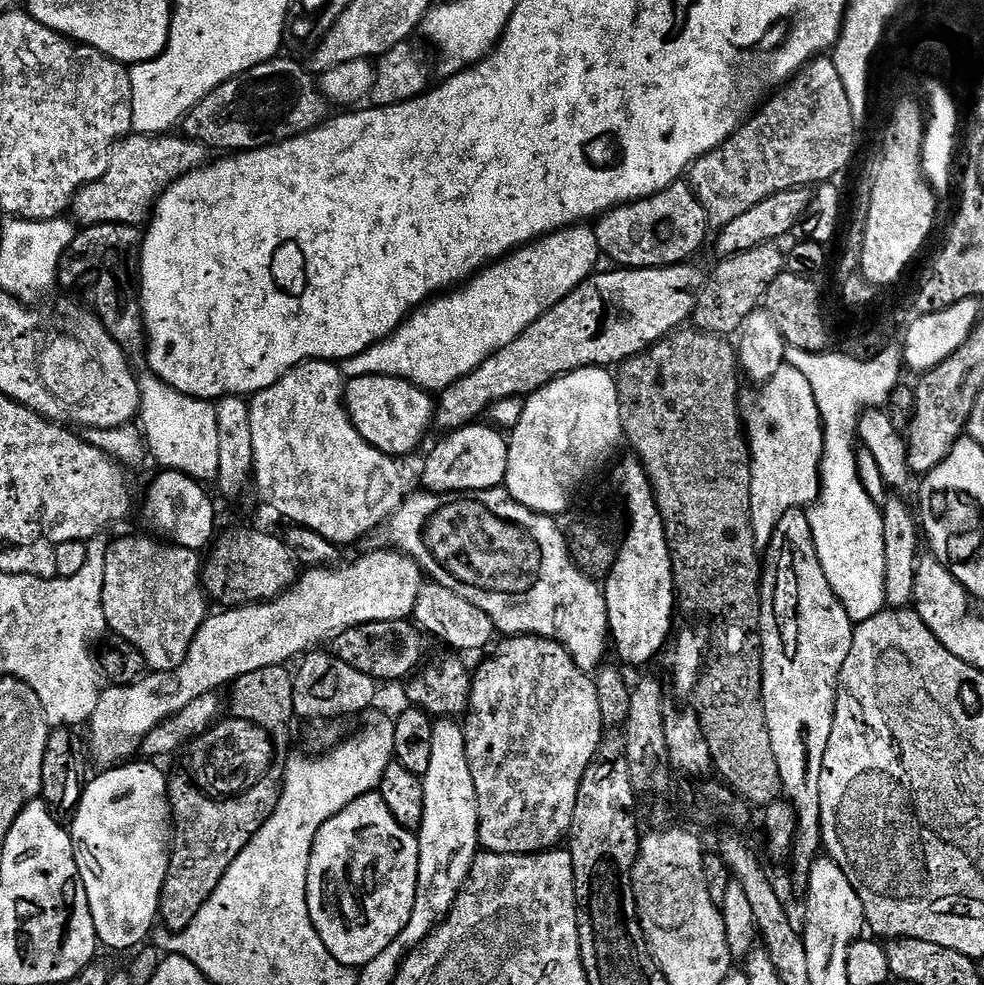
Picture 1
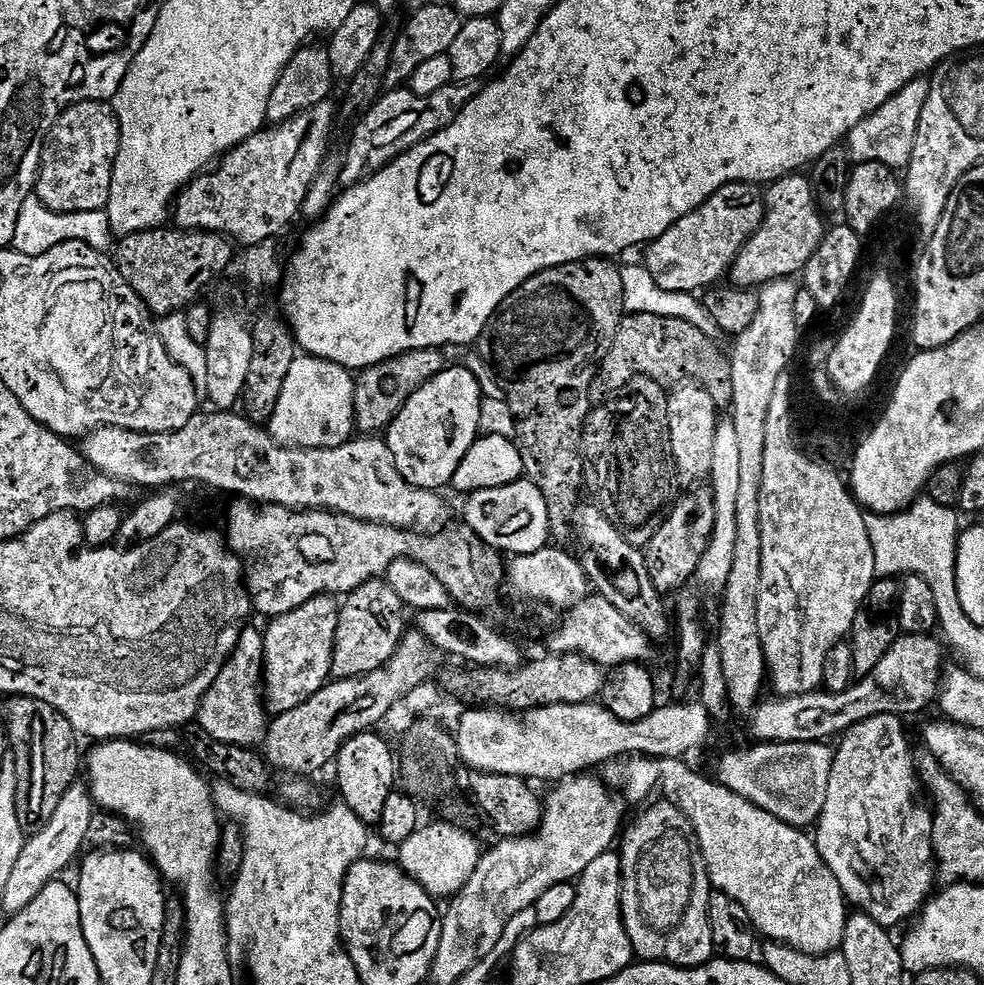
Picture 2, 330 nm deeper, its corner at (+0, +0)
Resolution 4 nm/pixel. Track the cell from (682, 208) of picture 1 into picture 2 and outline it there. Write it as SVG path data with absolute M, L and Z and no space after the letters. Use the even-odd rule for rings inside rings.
M727 184L718 189L701 208L686 214L666 234L651 241L647 245L648 261L647 270L653 275L655 282L664 291L699 293L699 288L708 290L717 282L725 279L726 273L731 269L736 256L744 248L745 242L754 235L764 220L764 192L754 184Z

